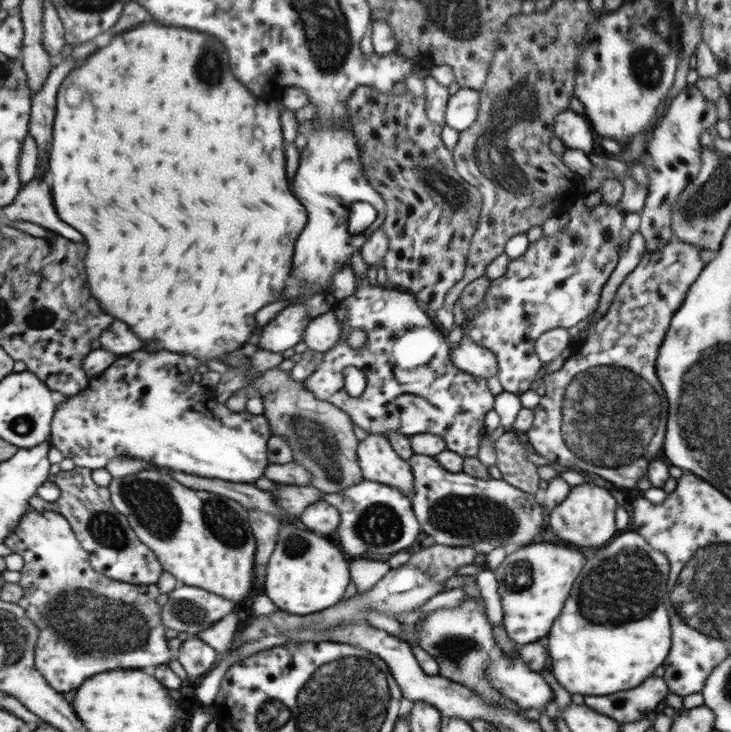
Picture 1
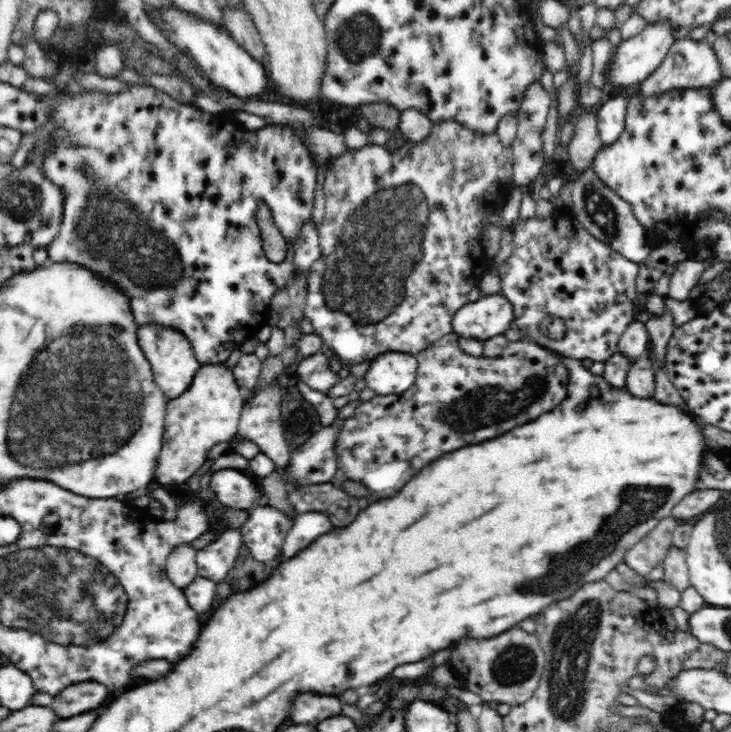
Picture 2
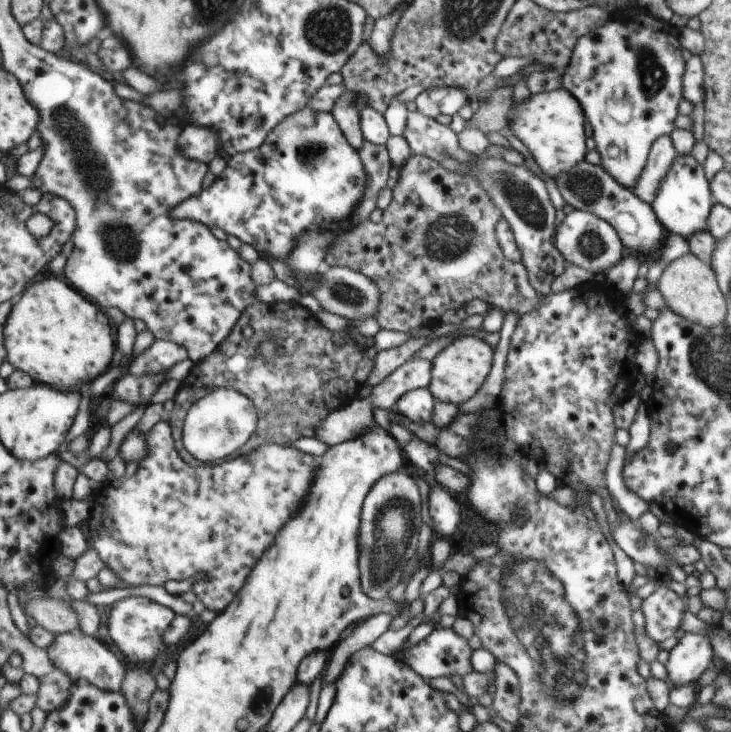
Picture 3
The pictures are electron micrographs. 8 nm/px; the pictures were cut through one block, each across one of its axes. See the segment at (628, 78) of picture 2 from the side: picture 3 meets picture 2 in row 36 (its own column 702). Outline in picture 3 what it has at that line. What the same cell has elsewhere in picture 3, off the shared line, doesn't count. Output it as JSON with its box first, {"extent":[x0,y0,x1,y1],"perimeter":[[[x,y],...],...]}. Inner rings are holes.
{"extent":[666,632,715,687],"perimeter":[[[690,632],[669,652],[666,672],[675,687],[697,682],[712,667],[715,658],[710,638]]]}

